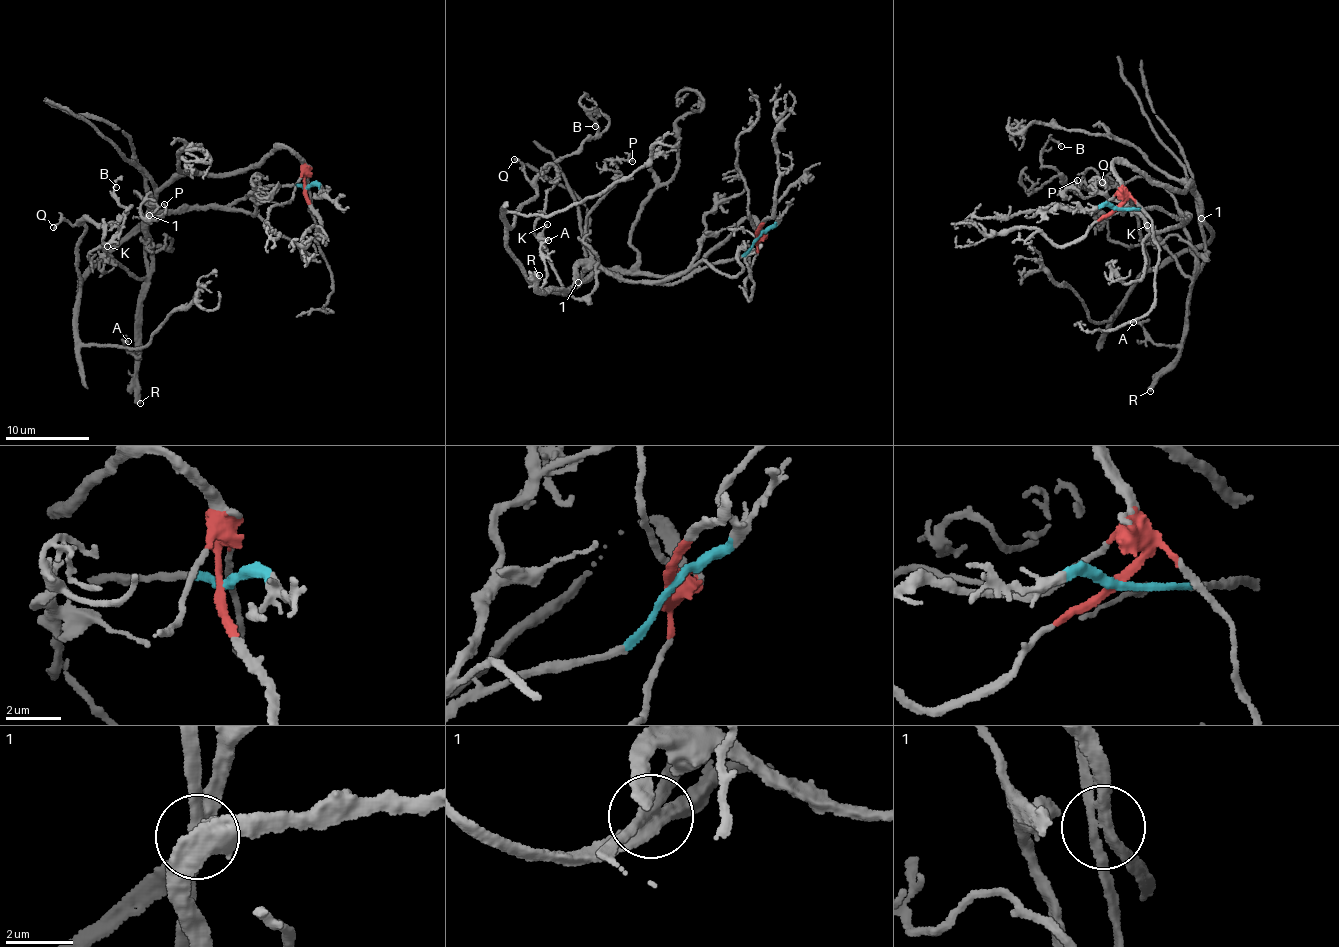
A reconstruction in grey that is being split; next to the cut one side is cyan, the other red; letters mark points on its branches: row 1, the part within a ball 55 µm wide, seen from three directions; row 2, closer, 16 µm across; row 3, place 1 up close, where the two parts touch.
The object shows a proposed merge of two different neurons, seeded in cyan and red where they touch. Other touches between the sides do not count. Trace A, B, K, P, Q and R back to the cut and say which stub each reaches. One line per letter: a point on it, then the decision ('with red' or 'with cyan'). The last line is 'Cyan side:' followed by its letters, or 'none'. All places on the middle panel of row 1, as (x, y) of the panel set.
A: at (548, 240); with cyan
B: at (595, 126); with red
K: at (547, 224); with cyan
P: at (632, 161); with cyan
Q: at (514, 159); with red
R: at (539, 275); with cyan
Cyan side: A, K, P, R

